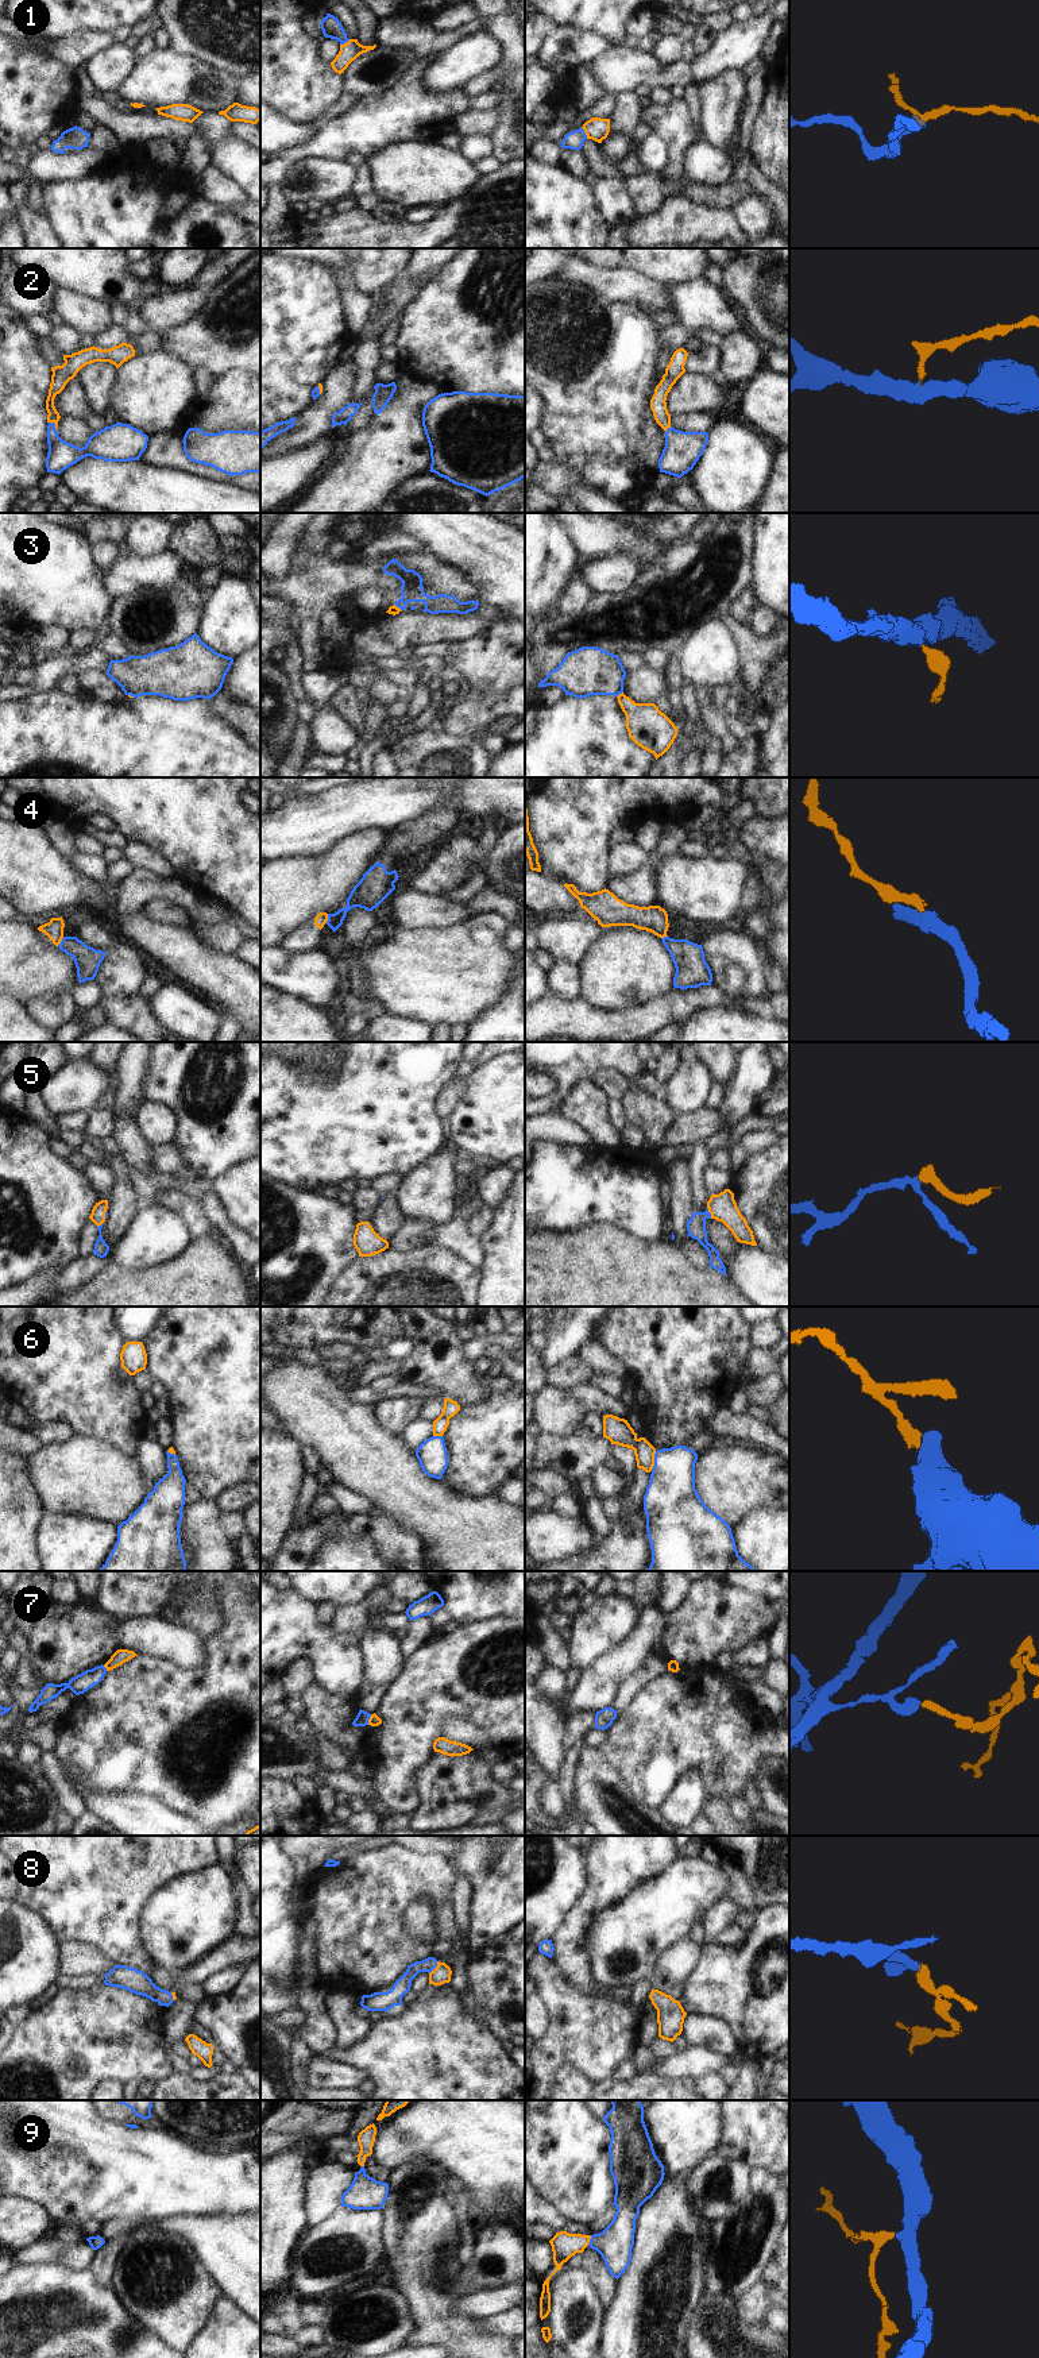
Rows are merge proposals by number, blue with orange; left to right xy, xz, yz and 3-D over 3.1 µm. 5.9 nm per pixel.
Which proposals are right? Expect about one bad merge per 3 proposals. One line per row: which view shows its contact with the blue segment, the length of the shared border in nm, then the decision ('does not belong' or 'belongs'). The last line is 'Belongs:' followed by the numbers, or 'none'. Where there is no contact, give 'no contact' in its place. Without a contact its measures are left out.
1: meets blue in yz; contact 80 nm long; belongs
2: meets blue in xy; contact 70 nm long; belongs
3: meets blue in yz; contact 50 nm long; does not belong
4: meets blue in xy; contact 70 nm long; does not belong
5: meets blue in yz; contact 80 nm long; belongs
6: meets blue in yz; contact 120 nm long; does not belong
7: meets blue in xz; contact 70 nm long; does not belong
8: meets blue in xz; contact 90 nm long; belongs
9: meets blue in yz; contact 70 nm long; belongs
Belongs: 1, 2, 5, 8, 9

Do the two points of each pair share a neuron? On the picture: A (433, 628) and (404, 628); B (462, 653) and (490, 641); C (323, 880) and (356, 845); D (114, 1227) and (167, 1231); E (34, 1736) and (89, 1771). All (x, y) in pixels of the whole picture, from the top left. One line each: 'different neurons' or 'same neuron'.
A: same neuron
B: same neuron
C: same neuron
D: different neurons
E: different neurons

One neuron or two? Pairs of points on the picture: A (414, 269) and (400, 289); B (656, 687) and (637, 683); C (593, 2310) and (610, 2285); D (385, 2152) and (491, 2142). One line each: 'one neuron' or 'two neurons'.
A: two neurons
B: one neuron
C: two neurons
D: one neuron

